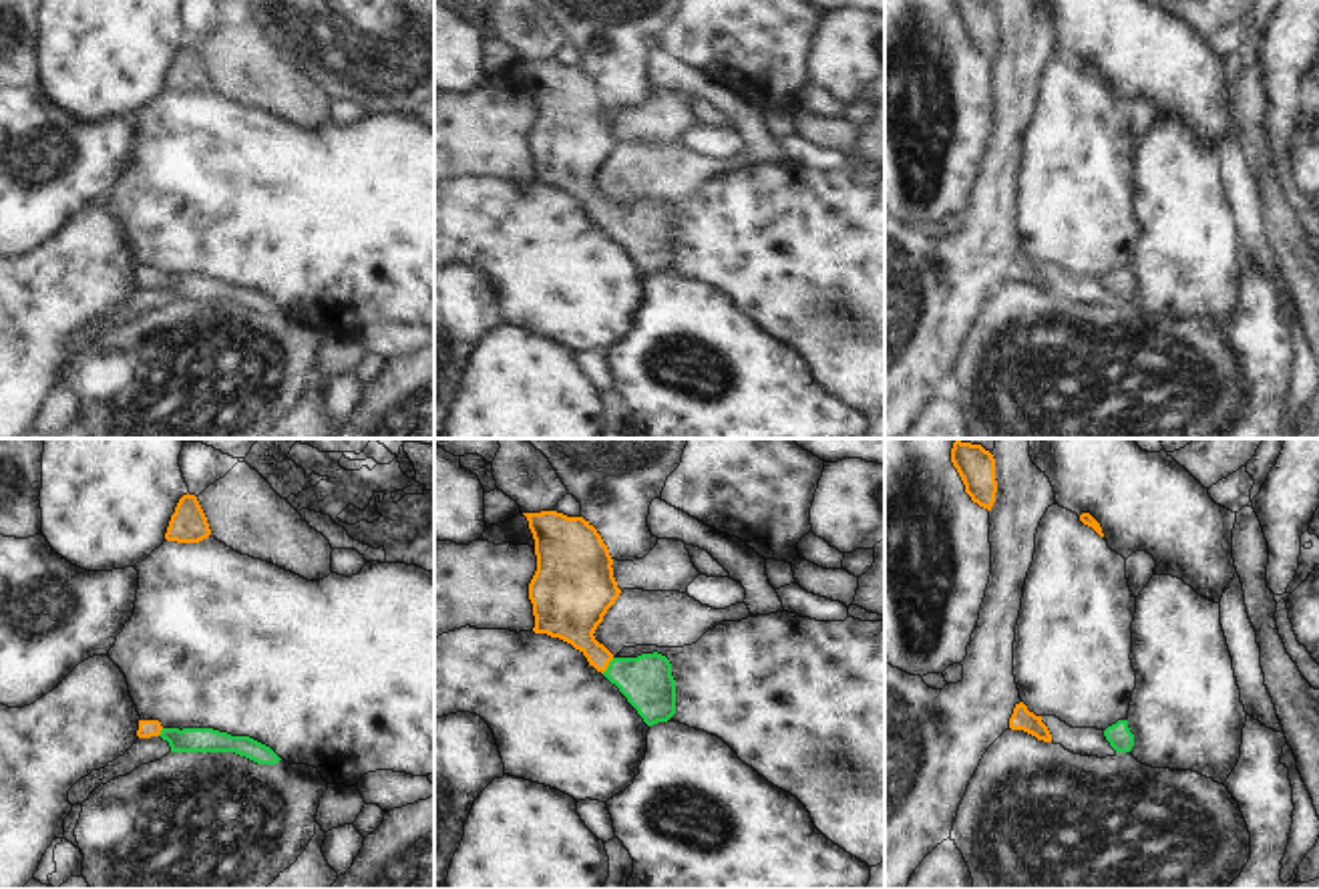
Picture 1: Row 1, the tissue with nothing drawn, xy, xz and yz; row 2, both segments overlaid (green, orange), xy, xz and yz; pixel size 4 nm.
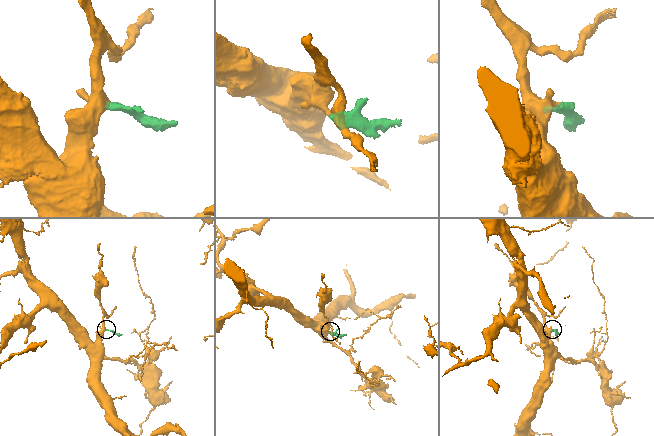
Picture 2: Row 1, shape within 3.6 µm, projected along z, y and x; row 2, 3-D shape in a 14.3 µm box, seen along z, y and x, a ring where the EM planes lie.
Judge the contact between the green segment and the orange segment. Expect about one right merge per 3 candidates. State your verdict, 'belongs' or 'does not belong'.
belongs

